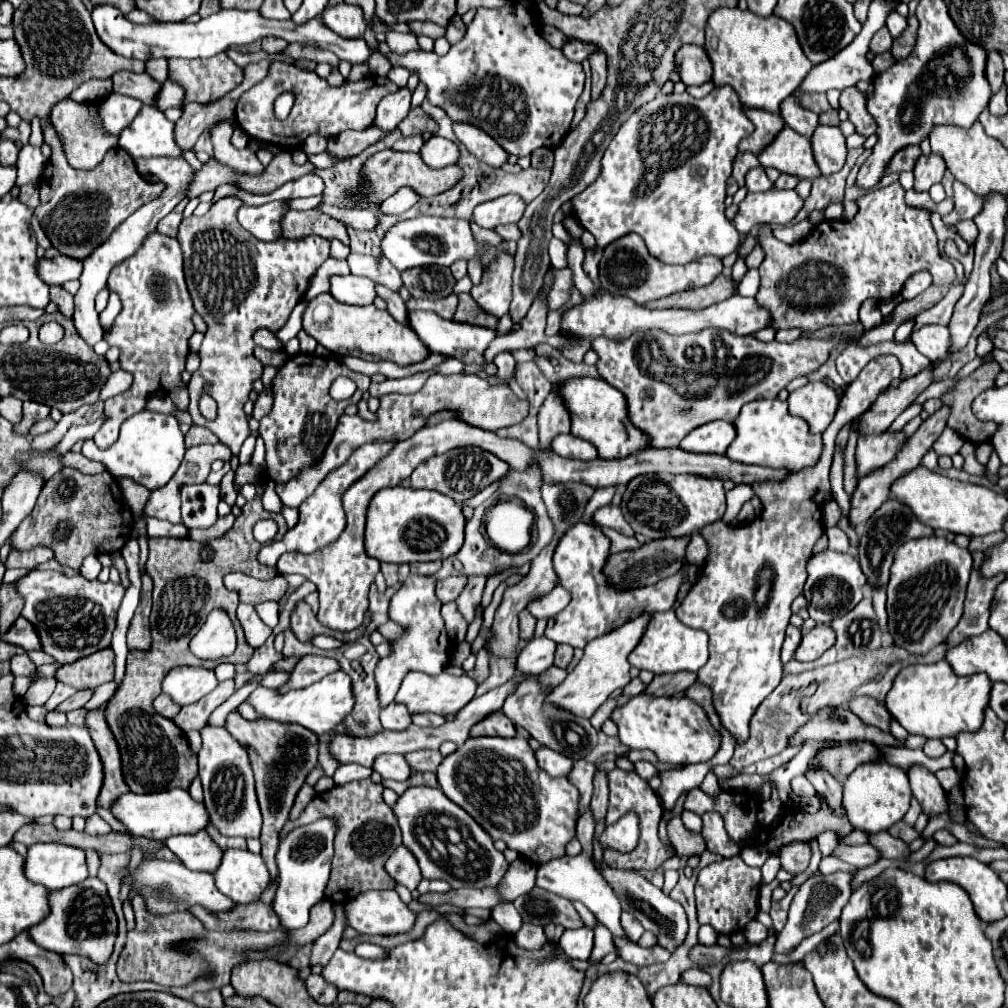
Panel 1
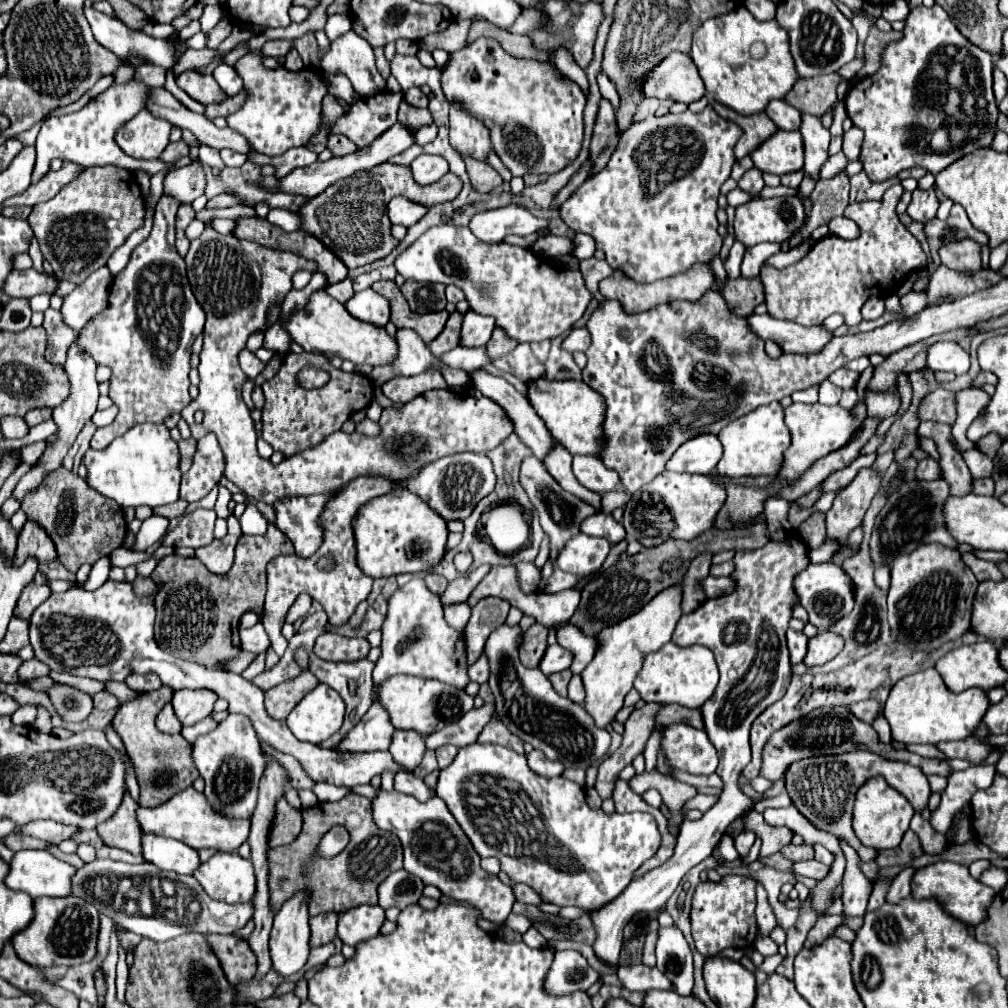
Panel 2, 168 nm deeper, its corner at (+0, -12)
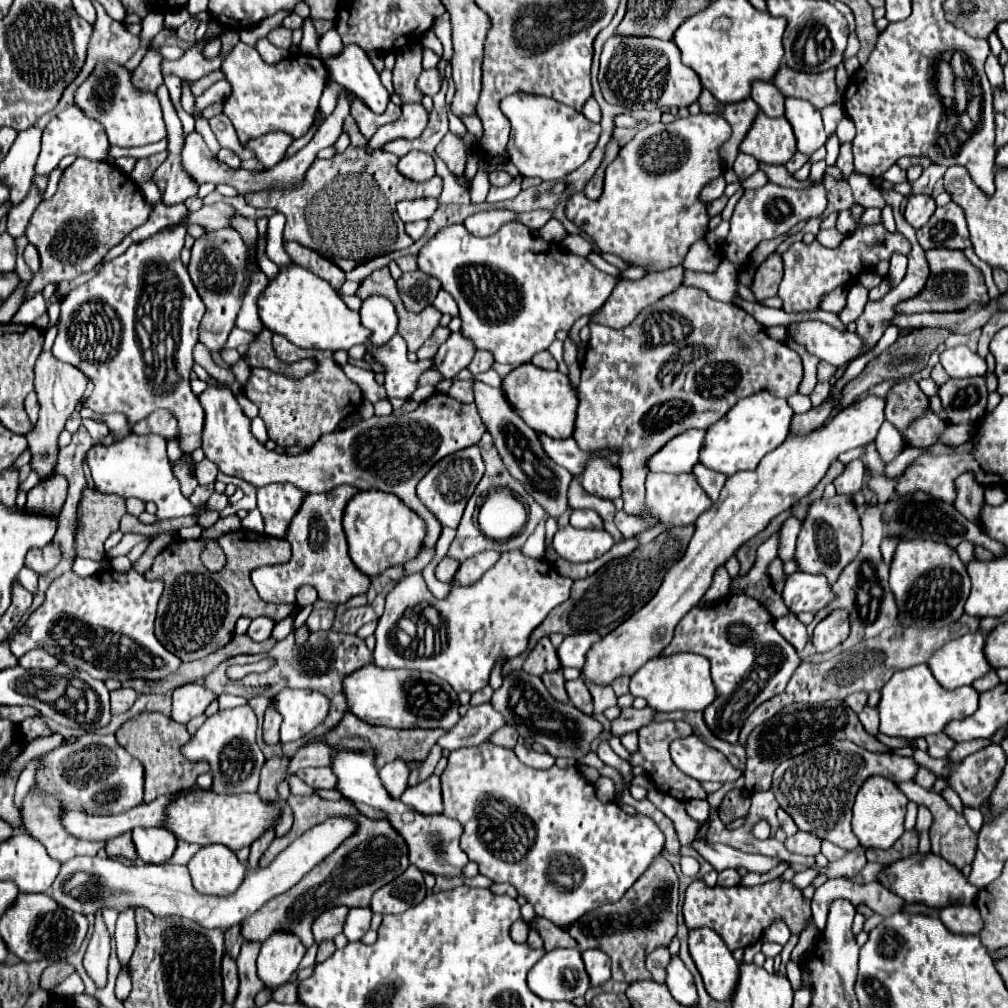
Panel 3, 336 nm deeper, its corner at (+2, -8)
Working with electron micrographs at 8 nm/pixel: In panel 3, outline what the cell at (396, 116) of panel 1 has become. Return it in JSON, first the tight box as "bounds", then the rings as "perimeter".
{"bounds":[418,68,440,96],"perimeter":[[[432,68],[432,70],[424,70],[418,78],[418,90],[424,94],[424,96],[434,96],[438,94],[440,90],[440,78],[438,78],[438,70]]]}

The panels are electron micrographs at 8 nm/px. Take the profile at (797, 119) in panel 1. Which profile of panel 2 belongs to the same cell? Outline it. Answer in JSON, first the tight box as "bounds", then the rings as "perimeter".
{"bounds":[766,100,800,130],"perimeter":[[[772,100],[766,108],[766,114],[780,130],[798,130],[800,128],[800,112],[786,104],[784,100]]]}

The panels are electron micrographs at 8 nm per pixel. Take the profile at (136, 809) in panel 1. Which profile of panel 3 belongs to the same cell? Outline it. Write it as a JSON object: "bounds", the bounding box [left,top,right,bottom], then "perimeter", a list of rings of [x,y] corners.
{"bounds":[164,788,280,852],"perimeter":[[[200,788],[188,790],[186,794],[176,796],[166,806],[164,826],[176,834],[180,840],[196,842],[200,846],[208,844],[224,844],[234,852],[242,846],[250,846],[262,832],[276,824],[280,816],[280,804],[264,804],[258,794],[240,794],[240,796],[220,796],[214,792],[206,792]]]}

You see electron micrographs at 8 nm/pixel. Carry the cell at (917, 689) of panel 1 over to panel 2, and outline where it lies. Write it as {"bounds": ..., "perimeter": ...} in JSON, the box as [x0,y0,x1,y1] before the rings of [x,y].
{"bounds":[884,668,990,744],"perimeter":[[[934,668],[898,680],[884,706],[884,716],[892,728],[892,738],[904,744],[938,744],[944,740],[966,740],[982,720],[990,702],[984,690],[970,688],[962,694],[948,692]]]}

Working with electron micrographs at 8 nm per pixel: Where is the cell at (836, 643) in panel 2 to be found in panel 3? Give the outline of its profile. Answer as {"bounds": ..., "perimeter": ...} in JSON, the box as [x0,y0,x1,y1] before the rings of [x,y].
{"bounds":[812,610,850,654],"perimeter":[[[834,610],[828,618],[824,618],[812,634],[812,644],[816,648],[818,654],[830,652],[832,648],[840,646],[850,632],[850,624],[848,624],[848,614],[844,610]]]}

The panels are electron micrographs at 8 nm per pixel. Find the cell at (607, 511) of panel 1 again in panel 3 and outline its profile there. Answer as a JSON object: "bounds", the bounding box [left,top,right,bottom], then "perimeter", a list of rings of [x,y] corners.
{"bounds":[570,510,602,528],"perimeter":[[[574,510],[570,514],[570,524],[574,528],[602,528],[602,518],[592,510]]]}

